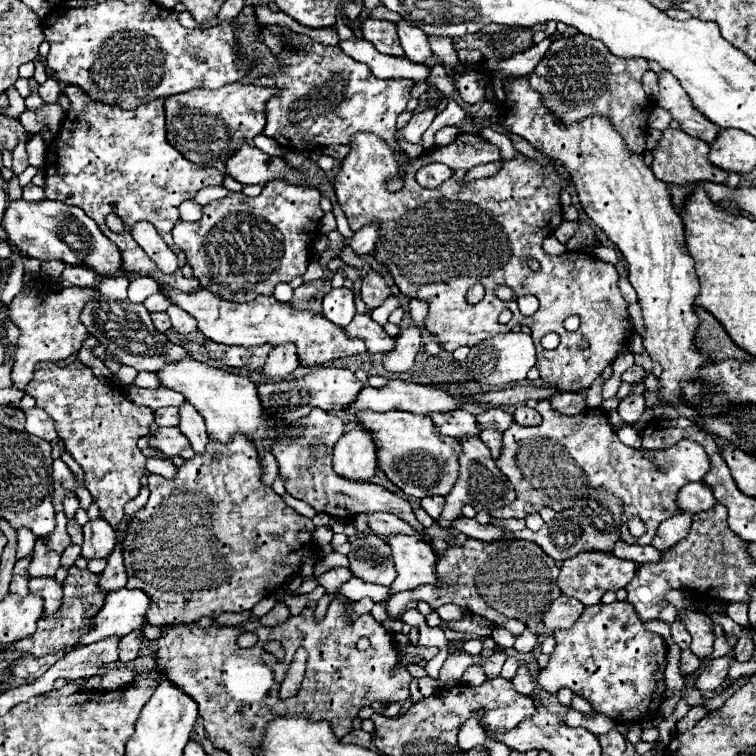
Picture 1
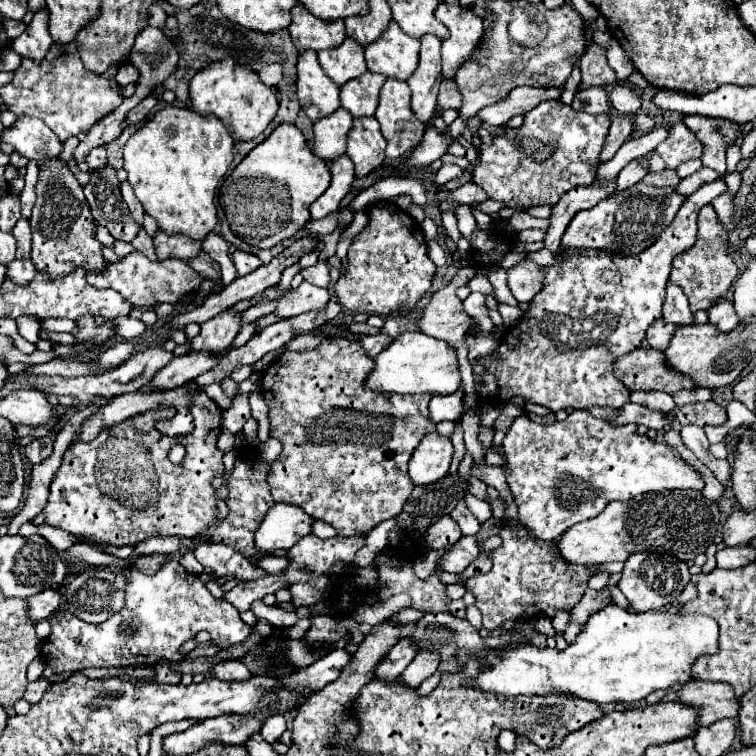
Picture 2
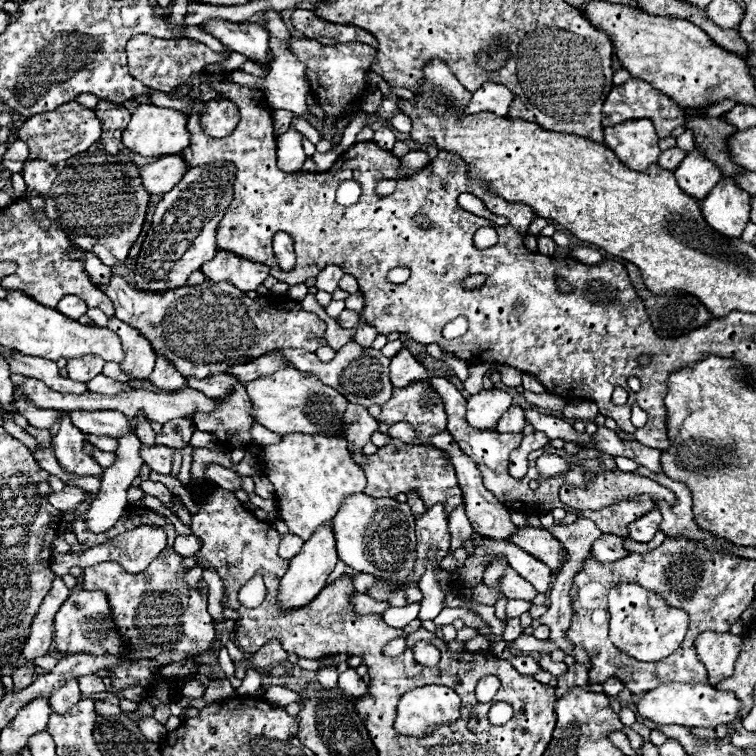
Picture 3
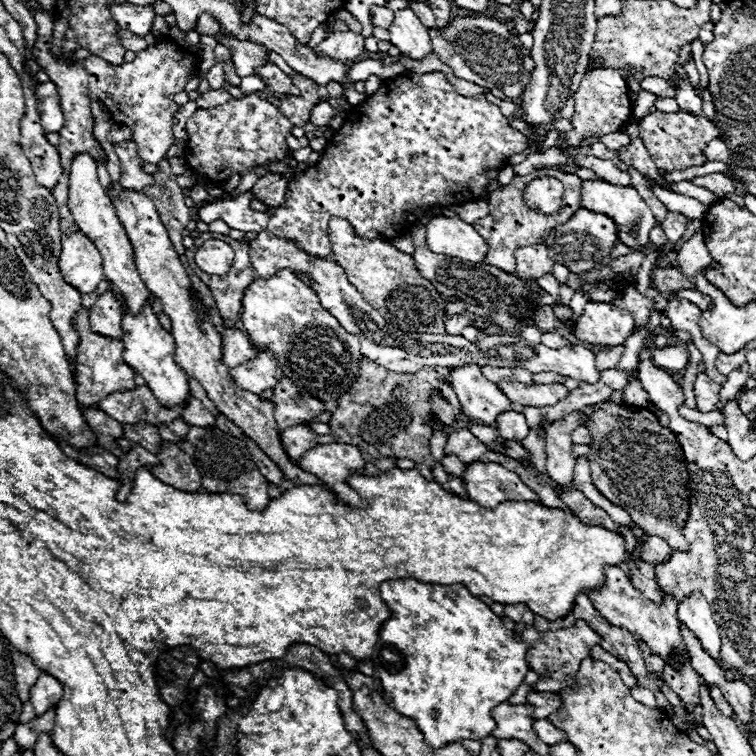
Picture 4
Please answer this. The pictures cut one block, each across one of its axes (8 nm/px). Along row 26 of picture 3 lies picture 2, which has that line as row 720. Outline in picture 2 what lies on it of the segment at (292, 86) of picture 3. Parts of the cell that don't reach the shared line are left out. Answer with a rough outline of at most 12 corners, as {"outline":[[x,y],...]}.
{"outline":[[282,714],[264,722],[260,734],[274,744],[288,728]]}

